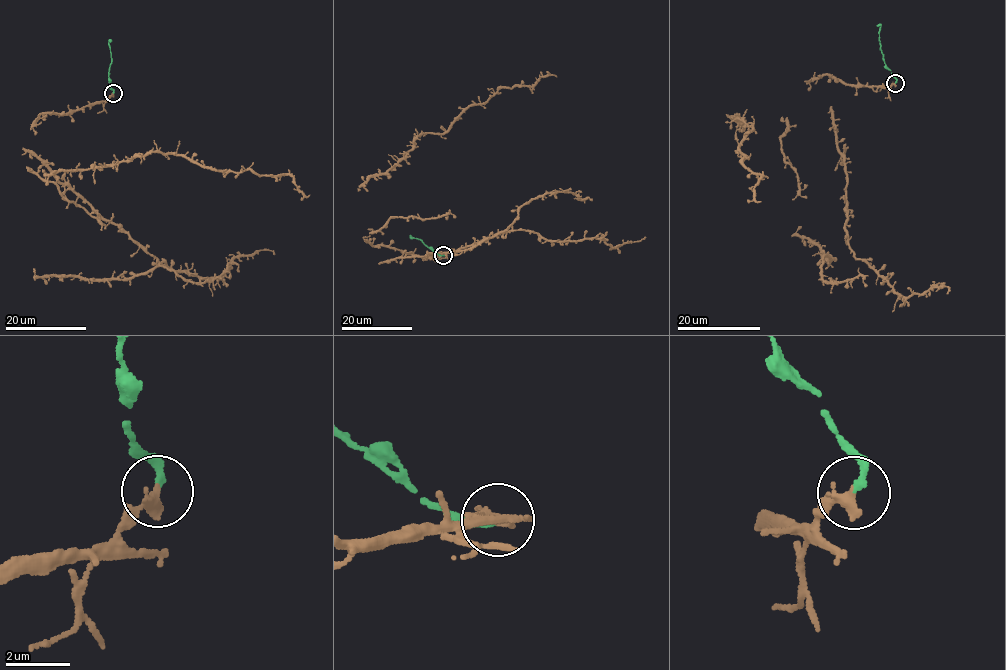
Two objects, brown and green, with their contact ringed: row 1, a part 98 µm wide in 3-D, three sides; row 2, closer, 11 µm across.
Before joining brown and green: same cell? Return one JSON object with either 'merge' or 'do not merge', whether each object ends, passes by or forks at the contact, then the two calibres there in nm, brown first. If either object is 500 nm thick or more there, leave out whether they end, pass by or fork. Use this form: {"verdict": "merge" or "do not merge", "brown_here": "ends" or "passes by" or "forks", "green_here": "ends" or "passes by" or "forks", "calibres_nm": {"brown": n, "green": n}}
{"verdict": "do not merge", "brown_here": "ends", "green_here": "ends", "calibres_nm": {"brown": 320, "green": 200}}

